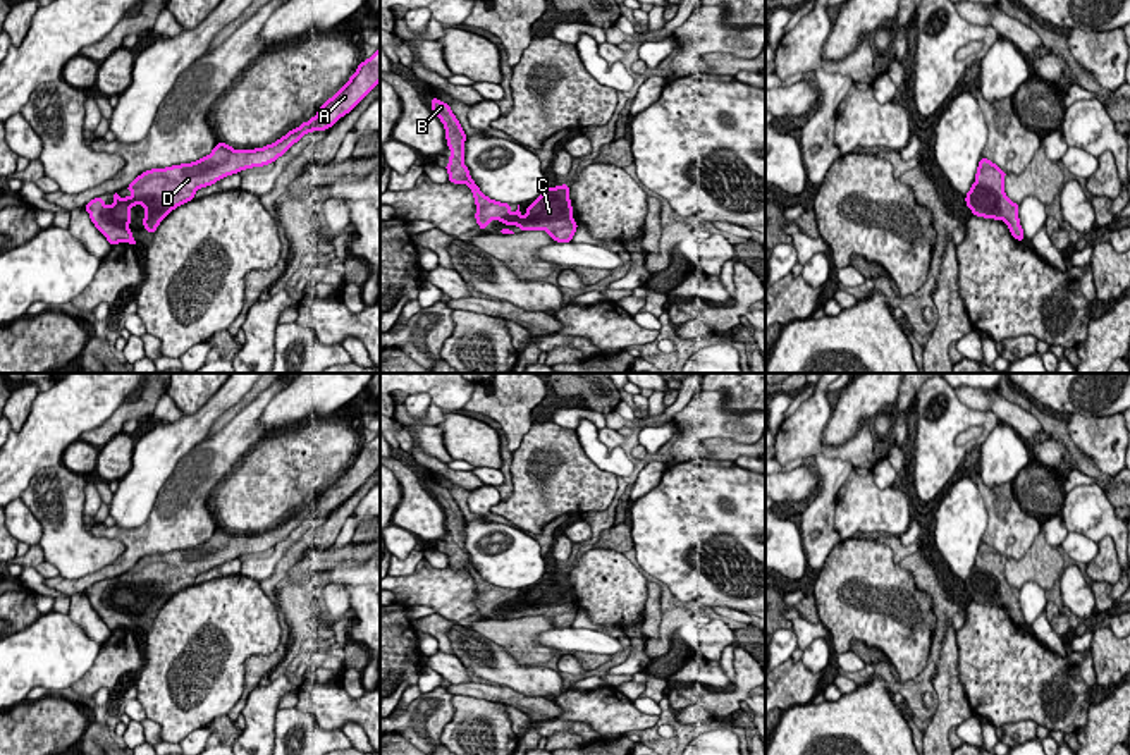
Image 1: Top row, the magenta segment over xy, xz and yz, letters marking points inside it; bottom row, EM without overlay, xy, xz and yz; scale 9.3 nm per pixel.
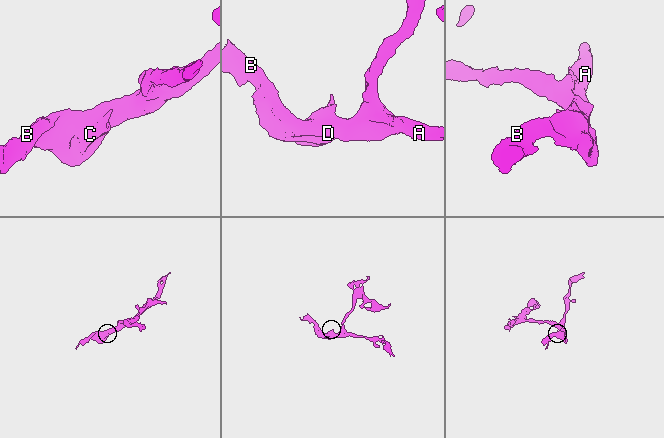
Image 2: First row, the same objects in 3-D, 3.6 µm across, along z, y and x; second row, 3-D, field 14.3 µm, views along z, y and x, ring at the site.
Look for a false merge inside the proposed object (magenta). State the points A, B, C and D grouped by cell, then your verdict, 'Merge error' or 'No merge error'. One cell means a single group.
Groups: A B C D. No merge error

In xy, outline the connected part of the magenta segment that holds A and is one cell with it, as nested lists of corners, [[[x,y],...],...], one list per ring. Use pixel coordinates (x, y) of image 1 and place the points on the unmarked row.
[[[380,433],[370,444],[358,449],[349,466],[320,492],[315,502],[299,509],[275,528],[255,535],[234,535],[220,526],[210,540],[196,547],[143,557],[126,573],[132,578],[131,581],[120,583],[115,578],[115,586],[110,592],[98,581],[84,595],[112,631],[119,628],[138,631],[129,614],[132,592],[139,588],[144,593],[143,612],[153,619],[172,595],[194,585],[198,574],[241,556],[265,552],[275,547],[304,519],[332,513],[378,468]]]

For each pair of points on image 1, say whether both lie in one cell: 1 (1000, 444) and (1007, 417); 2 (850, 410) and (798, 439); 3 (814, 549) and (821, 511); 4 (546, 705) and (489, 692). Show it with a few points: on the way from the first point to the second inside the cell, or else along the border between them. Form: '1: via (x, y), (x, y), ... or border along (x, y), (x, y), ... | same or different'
1: border along (1000, 420), (1025, 442) | different
2: border along (867, 422), (841, 444), (822, 442) | different
3: via (822, 540), (822, 520) | same
4: via (532, 705), (503, 695) | same

